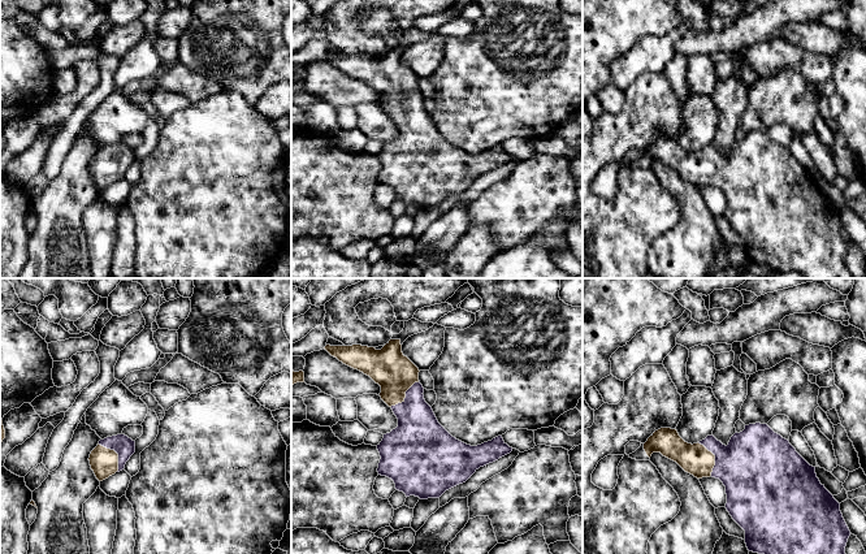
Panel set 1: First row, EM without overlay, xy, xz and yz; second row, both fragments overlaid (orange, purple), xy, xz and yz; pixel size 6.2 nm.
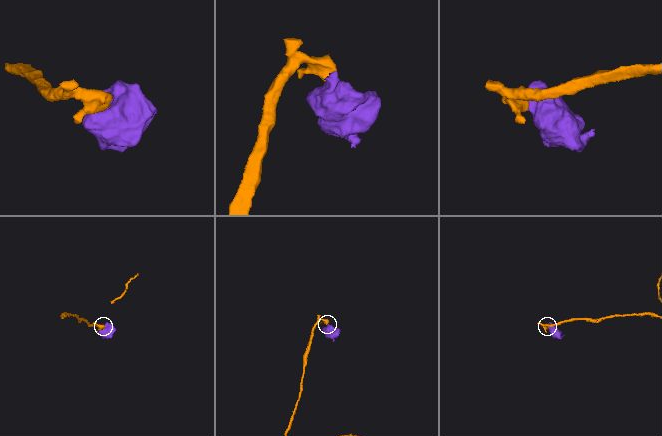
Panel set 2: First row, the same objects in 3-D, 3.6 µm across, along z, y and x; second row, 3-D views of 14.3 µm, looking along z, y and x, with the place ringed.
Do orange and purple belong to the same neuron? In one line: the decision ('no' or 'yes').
yes

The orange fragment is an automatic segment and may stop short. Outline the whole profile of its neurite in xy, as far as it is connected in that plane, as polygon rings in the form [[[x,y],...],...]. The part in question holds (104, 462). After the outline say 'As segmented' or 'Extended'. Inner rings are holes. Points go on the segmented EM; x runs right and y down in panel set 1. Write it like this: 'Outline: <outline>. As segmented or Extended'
Outline: [[[125,434],[100,440],[90,454],[90,466],[96,479],[103,481],[125,468],[126,462],[135,453],[135,441]]]. Extended

